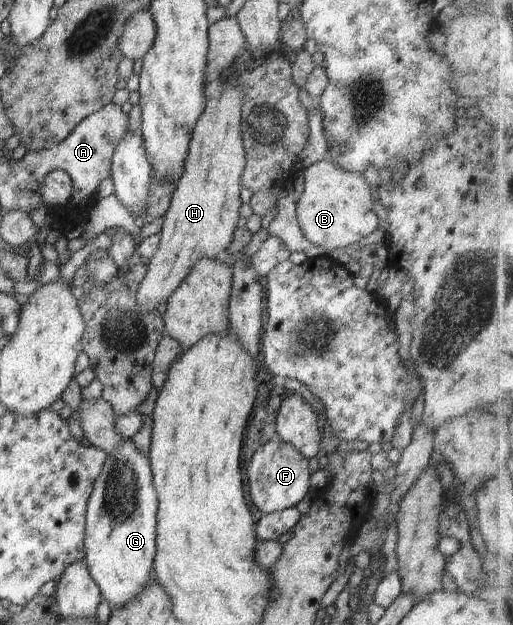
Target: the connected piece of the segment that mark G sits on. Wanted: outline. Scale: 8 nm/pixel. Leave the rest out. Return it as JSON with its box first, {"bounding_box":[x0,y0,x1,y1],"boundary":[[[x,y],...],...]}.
{"bounding_box":[84,440,158,609],"boundary":[[[131,440],[117,445],[119,449],[107,455],[107,461],[101,469],[93,485],[93,493],[86,509],[86,531],[84,539],[85,559],[89,573],[103,599],[111,609],[119,609],[129,605],[139,593],[145,593],[151,581],[155,581],[153,563],[157,553],[157,521],[155,515],[158,509],[156,492],[153,487],[151,467],[146,455],[141,455]]]}

